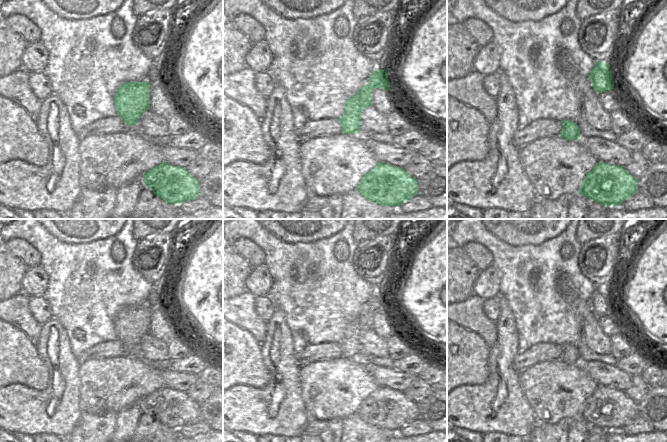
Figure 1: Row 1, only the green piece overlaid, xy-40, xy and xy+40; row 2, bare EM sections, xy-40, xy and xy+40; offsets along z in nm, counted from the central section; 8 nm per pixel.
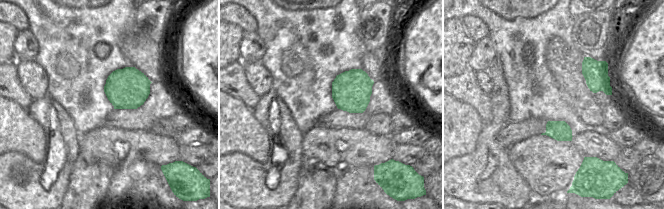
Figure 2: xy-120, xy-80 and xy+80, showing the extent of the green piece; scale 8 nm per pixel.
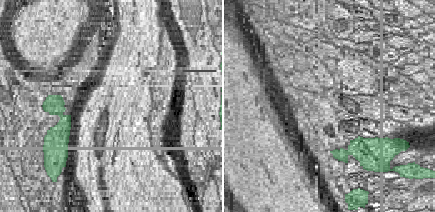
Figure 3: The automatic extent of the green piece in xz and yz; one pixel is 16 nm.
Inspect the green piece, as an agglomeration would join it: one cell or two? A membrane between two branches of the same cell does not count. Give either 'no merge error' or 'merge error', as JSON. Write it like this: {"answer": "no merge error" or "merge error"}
{"answer": "merge error"}

